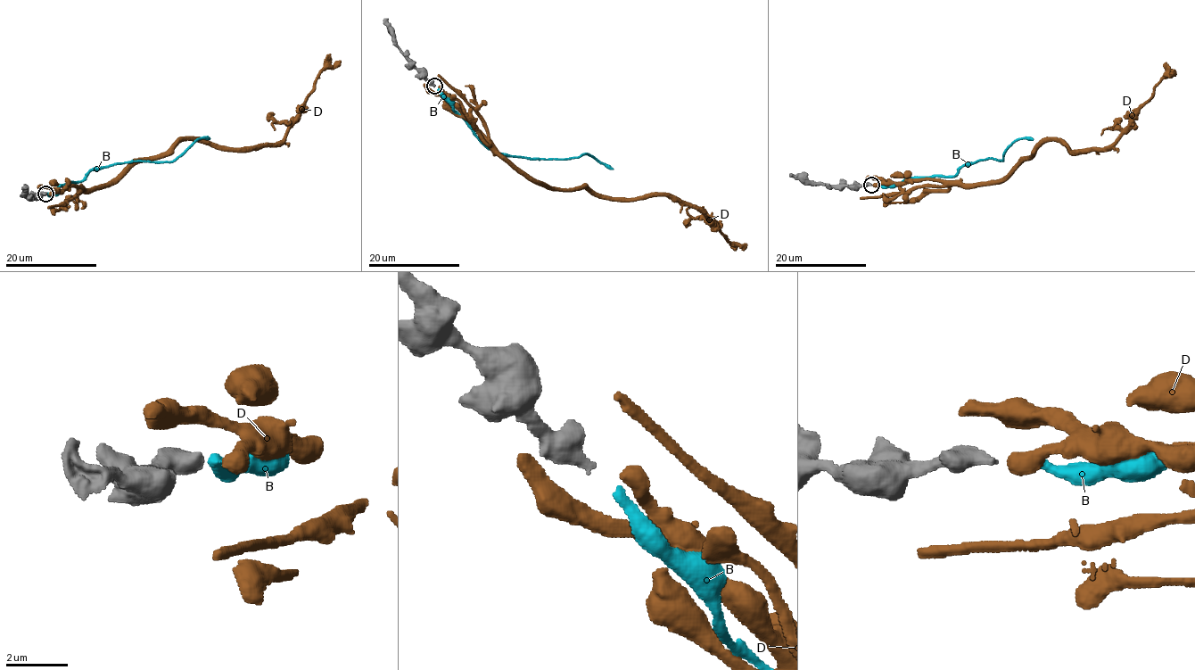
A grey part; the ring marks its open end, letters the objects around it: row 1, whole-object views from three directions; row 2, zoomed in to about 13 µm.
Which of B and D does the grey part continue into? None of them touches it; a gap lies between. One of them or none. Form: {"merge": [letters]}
{"merge": ["B"]}

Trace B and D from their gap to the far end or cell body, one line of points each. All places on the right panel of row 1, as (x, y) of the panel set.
B: (875, 185), (955, 176), (967, 164), (1003, 160), (1008, 148), (1020, 138), (1033, 139)
D: (873, 185), (996, 182), (1050, 140), (1077, 152), (1104, 150), (1174, 70)

